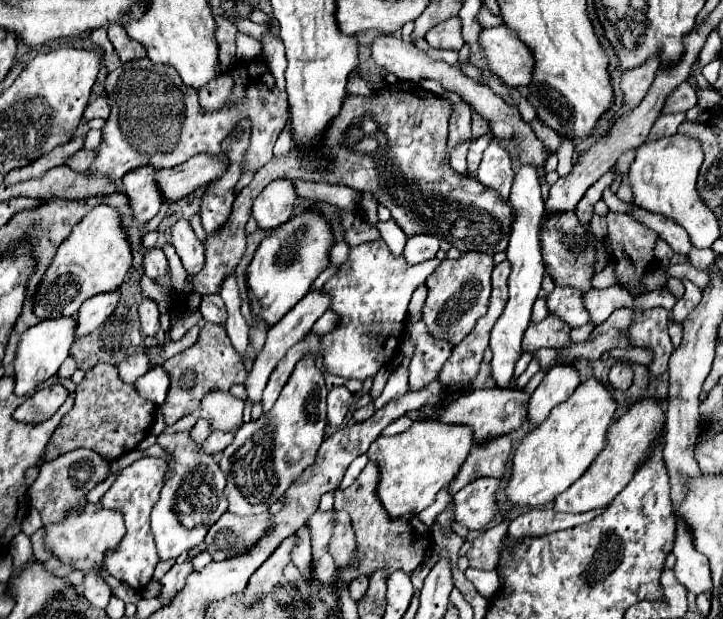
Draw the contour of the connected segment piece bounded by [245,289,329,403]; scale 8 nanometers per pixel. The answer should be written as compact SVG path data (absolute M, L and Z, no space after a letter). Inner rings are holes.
M313 289L313 291L309 291L289 313L285 313L285 317L283 317L279 323L275 323L275 325L269 329L269 333L267 333L267 343L265 343L263 351L257 355L255 365L253 365L253 371L251 371L251 375L247 377L247 381L245 381L247 397L249 397L251 401L257 403L257 401L261 399L261 393L263 393L263 389L265 389L265 385L267 385L267 379L269 379L271 371L275 369L275 365L279 363L279 359L287 353L289 347L293 347L295 343L299 343L299 341L311 331L313 323L315 323L327 309L329 309L329 295L327 295L323 289Z

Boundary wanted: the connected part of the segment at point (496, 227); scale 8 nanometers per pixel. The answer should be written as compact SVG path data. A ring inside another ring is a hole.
M397 81L373 91L369 97L349 95L343 101L341 113L329 123L321 143L315 153L329 161L325 169L305 169L303 153L299 147L291 147L285 157L273 157L263 165L253 181L239 191L233 203L233 217L225 223L221 235L207 237L205 243L205 265L203 271L193 277L193 287L197 293L219 293L223 281L235 273L243 253L245 253L245 223L251 217L251 207L259 191L273 179L303 179L303 181L323 181L331 185L349 185L357 191L371 191L375 199L385 205L397 225L407 233L429 233L443 241L449 241L463 253L481 251L497 253L505 251L509 241L509 205L505 199L497 199L497 193L481 187L473 177L457 175L445 163L445 139L447 127L453 113L453 105L431 91L425 91L419 83ZM363 119L373 119L381 125L387 135L387 147L379 161L369 159L365 147L353 145L353 127L359 127Z

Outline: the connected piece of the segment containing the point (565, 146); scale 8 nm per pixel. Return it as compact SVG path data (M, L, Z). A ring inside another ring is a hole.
M561 136L561 146L556 155L558 157L558 166L556 171L559 176L565 176L572 169L572 158L574 153L574 145L571 139Z

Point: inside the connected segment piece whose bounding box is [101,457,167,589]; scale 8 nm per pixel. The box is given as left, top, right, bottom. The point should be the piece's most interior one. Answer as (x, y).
(136, 490)

